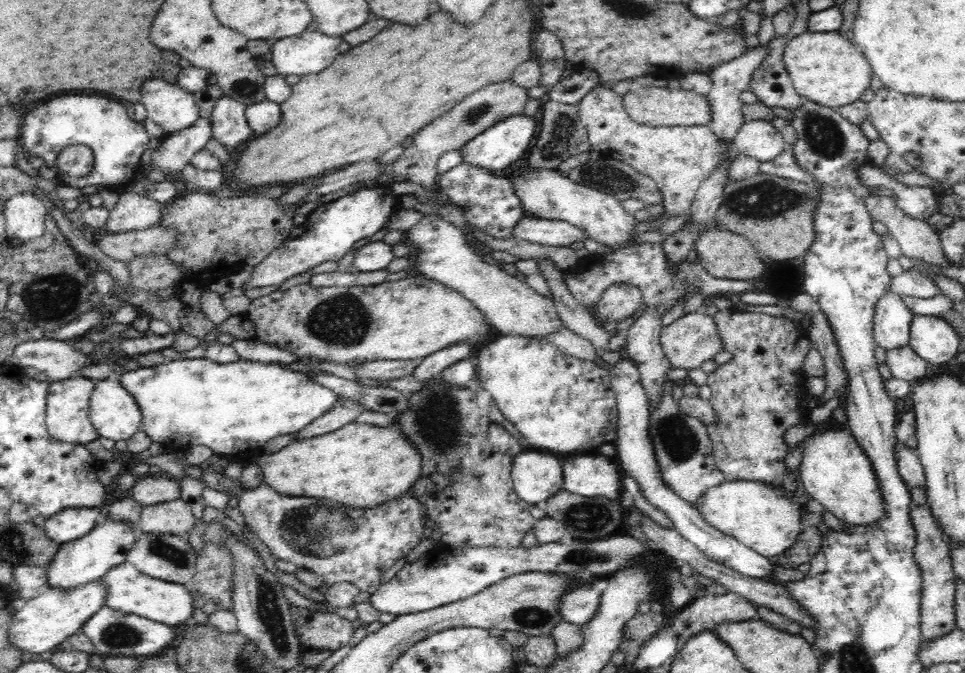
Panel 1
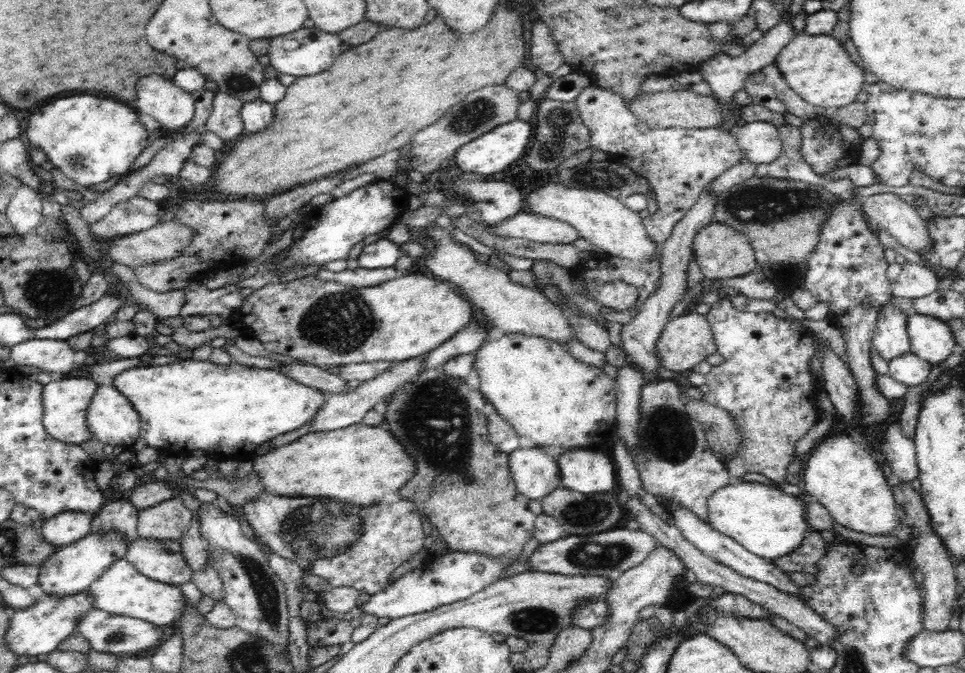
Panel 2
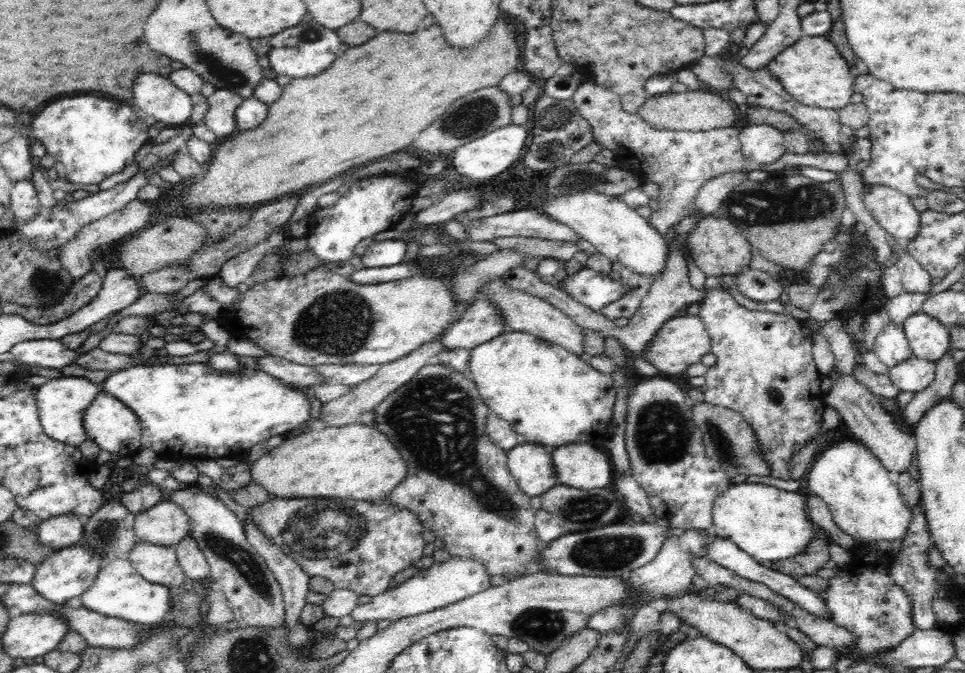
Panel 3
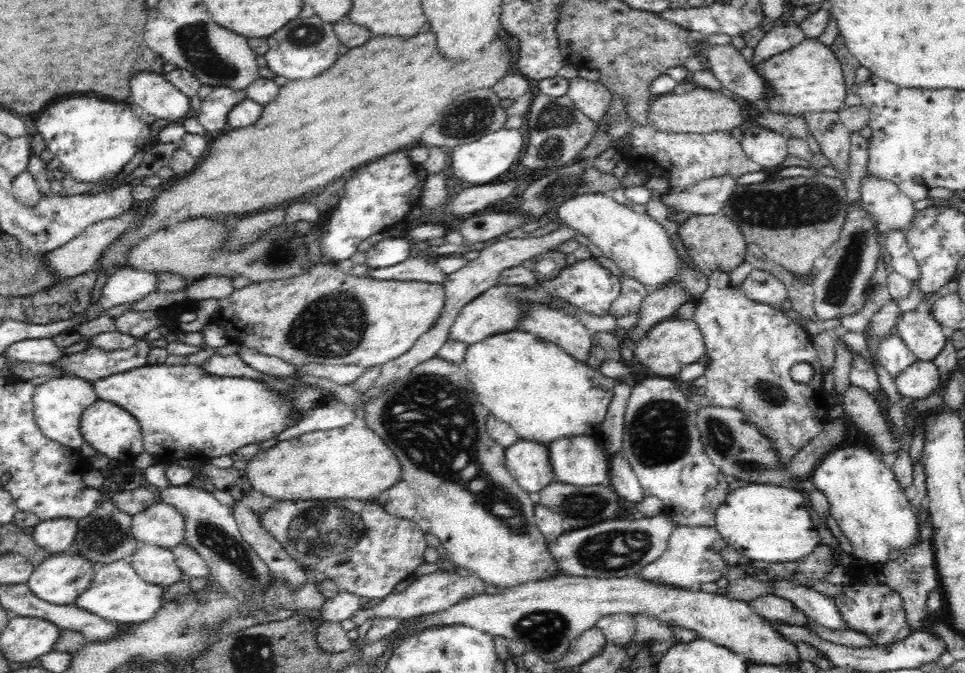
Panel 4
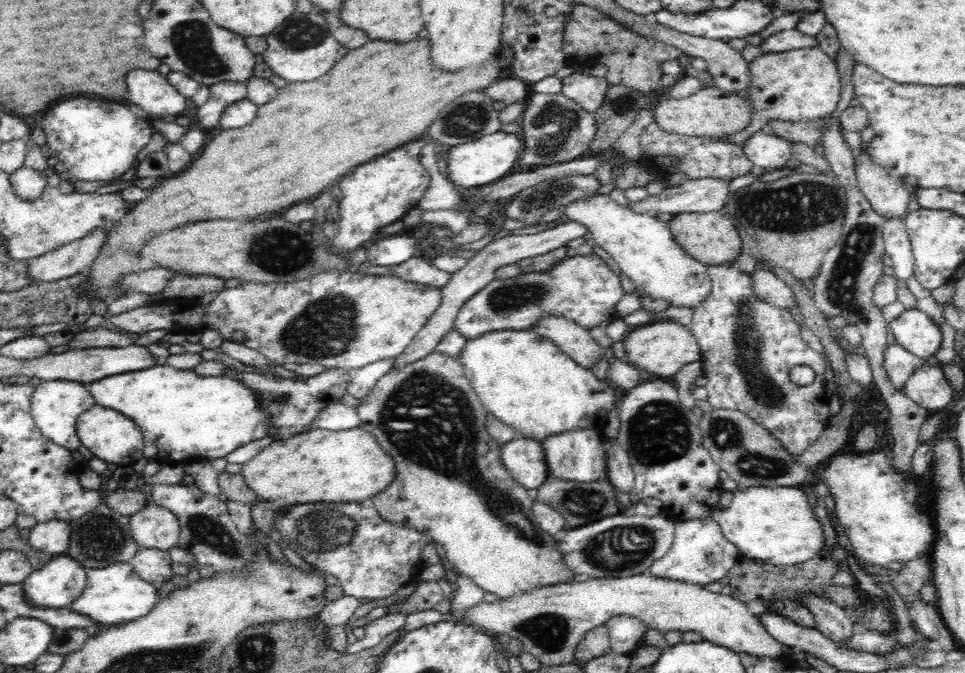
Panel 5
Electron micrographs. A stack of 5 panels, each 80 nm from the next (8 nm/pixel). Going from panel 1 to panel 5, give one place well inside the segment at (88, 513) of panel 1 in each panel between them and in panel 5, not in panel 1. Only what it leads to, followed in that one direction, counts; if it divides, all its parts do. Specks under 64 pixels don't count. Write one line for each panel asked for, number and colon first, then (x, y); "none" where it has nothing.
2: (67, 527)
3: (59, 532)
4: (57, 535)
5: (52, 537)

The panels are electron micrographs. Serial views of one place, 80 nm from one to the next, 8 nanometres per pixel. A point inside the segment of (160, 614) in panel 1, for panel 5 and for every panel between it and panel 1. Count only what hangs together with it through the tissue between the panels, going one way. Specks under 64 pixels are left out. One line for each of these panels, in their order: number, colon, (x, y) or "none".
2: (121, 590)
3: (119, 591)
4: (116, 593)
5: (113, 595)

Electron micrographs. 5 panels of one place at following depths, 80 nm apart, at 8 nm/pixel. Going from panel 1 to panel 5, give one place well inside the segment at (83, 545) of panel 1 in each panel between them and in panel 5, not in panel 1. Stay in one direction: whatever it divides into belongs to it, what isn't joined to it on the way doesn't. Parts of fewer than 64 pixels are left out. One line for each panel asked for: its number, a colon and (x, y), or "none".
2: (72, 568)
3: (63, 574)
4: (59, 580)
5: (61, 580)

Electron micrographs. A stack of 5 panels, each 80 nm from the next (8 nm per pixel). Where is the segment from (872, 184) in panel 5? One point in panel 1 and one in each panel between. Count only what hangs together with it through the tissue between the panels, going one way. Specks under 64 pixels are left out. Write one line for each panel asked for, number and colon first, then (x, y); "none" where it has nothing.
1: (917, 239)
2: (887, 210)
3: (894, 210)
4: (892, 208)

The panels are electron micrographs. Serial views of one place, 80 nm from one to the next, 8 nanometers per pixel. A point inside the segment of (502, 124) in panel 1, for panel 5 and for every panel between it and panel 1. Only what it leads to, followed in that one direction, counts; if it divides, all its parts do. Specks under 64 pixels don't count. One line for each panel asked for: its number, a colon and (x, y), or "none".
2: (491, 153)
3: (482, 159)
4: (480, 162)
5: (472, 164)

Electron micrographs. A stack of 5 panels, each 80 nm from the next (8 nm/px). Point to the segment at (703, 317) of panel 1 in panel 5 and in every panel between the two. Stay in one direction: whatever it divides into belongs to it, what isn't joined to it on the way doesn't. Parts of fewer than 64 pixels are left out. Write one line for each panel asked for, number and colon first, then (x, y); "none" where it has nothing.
2: (687, 340)
3: (682, 341)
4: (672, 344)
5: (662, 348)

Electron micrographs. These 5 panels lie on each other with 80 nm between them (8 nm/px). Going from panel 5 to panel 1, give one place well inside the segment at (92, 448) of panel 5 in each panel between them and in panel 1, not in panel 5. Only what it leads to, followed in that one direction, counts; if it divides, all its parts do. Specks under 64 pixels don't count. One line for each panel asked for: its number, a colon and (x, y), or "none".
1: (114, 413)
2: (111, 419)
3: (110, 424)
4: (112, 431)

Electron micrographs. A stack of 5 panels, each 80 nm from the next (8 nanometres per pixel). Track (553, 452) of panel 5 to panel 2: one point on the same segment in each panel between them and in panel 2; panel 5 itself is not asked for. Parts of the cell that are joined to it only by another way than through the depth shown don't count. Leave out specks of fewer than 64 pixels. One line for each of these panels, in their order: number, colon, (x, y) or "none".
2: (589, 470)
3: (581, 465)
4: (579, 460)

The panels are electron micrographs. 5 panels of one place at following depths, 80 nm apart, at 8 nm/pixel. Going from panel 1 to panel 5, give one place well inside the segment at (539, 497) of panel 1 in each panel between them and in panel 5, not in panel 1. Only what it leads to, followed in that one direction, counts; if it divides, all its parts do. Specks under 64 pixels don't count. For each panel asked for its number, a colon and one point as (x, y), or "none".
2: (535, 472)
3: (531, 465)
4: (528, 463)
5: (524, 459)

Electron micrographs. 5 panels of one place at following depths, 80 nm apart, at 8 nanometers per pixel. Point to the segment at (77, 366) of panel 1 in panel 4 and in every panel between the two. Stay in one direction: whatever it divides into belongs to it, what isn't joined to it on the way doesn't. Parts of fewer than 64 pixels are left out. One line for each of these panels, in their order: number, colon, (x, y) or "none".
2: (55, 357)
3: (47, 353)
4: (38, 350)

